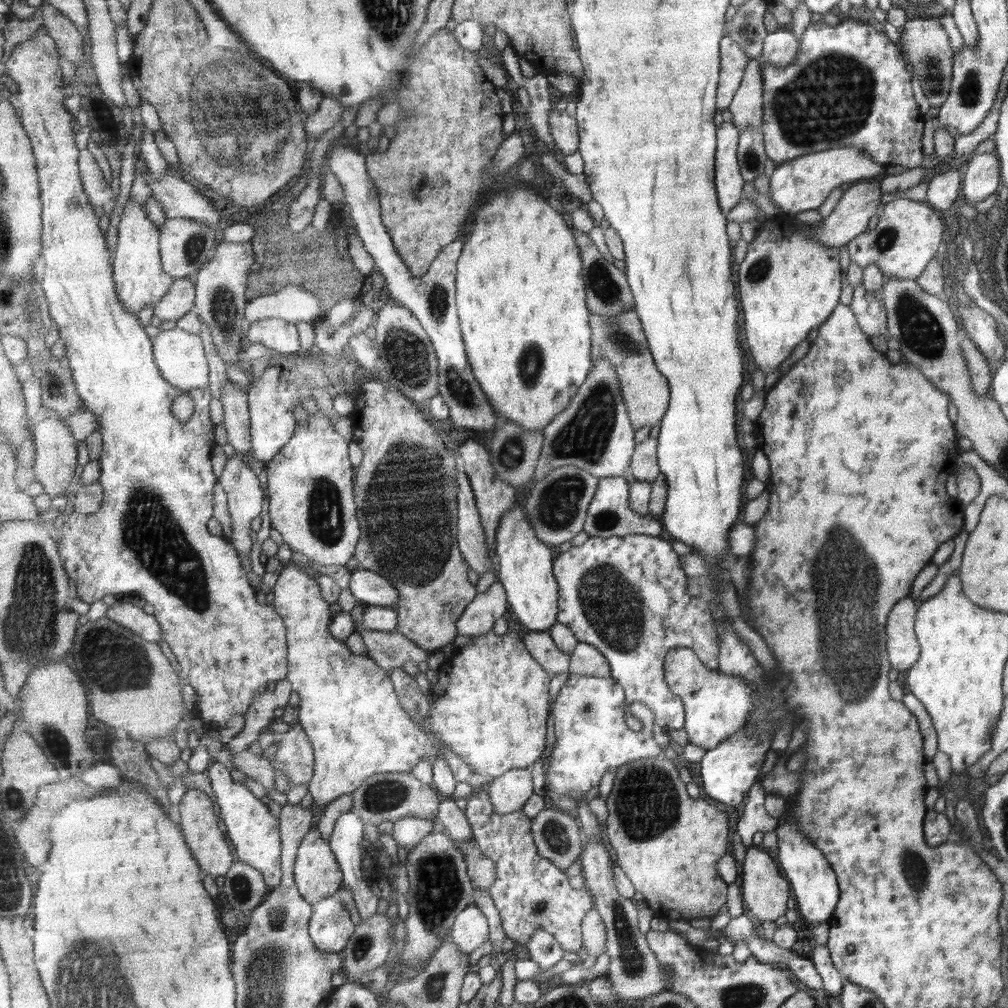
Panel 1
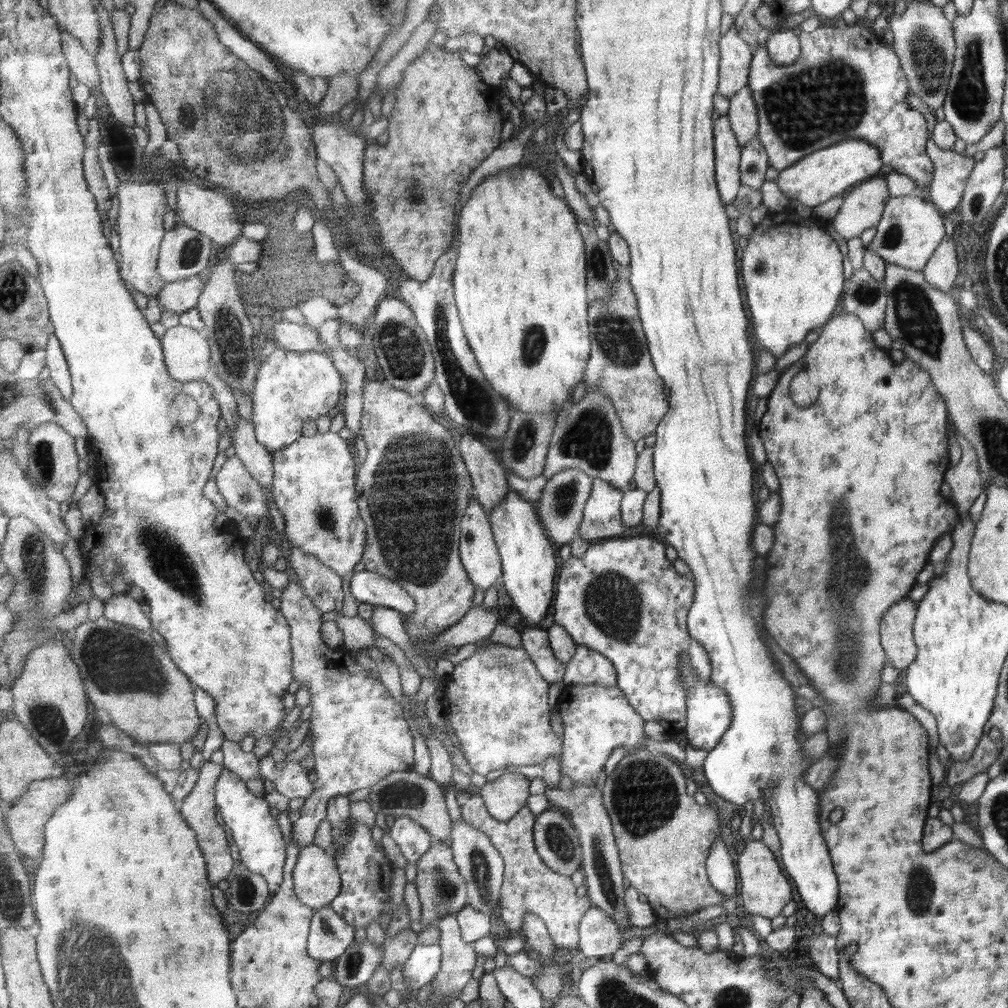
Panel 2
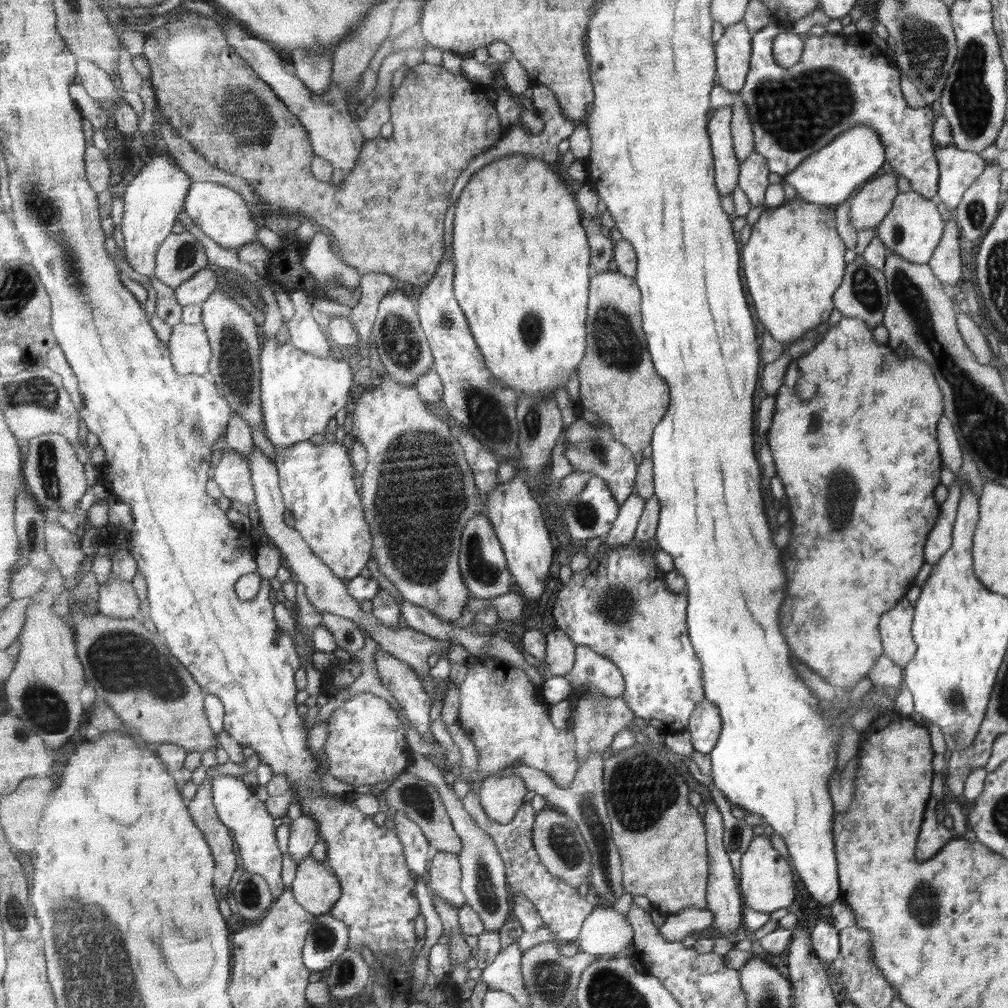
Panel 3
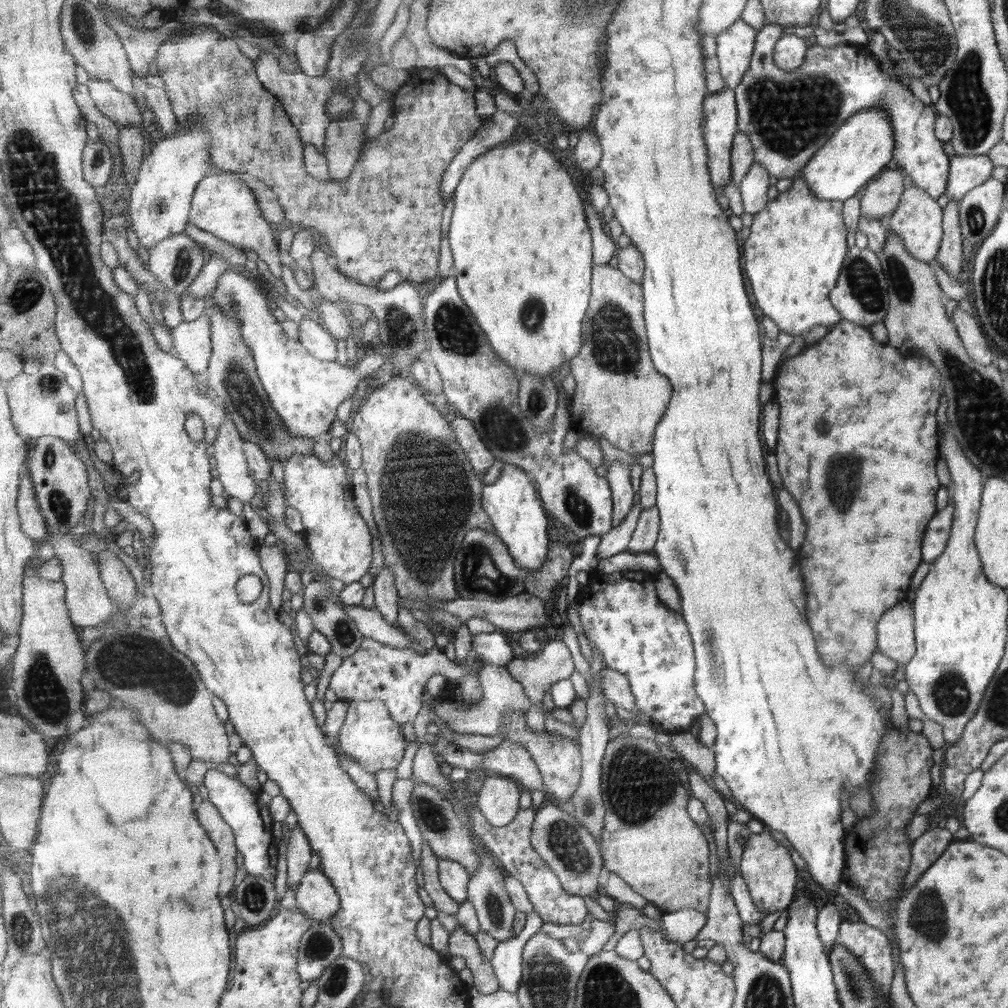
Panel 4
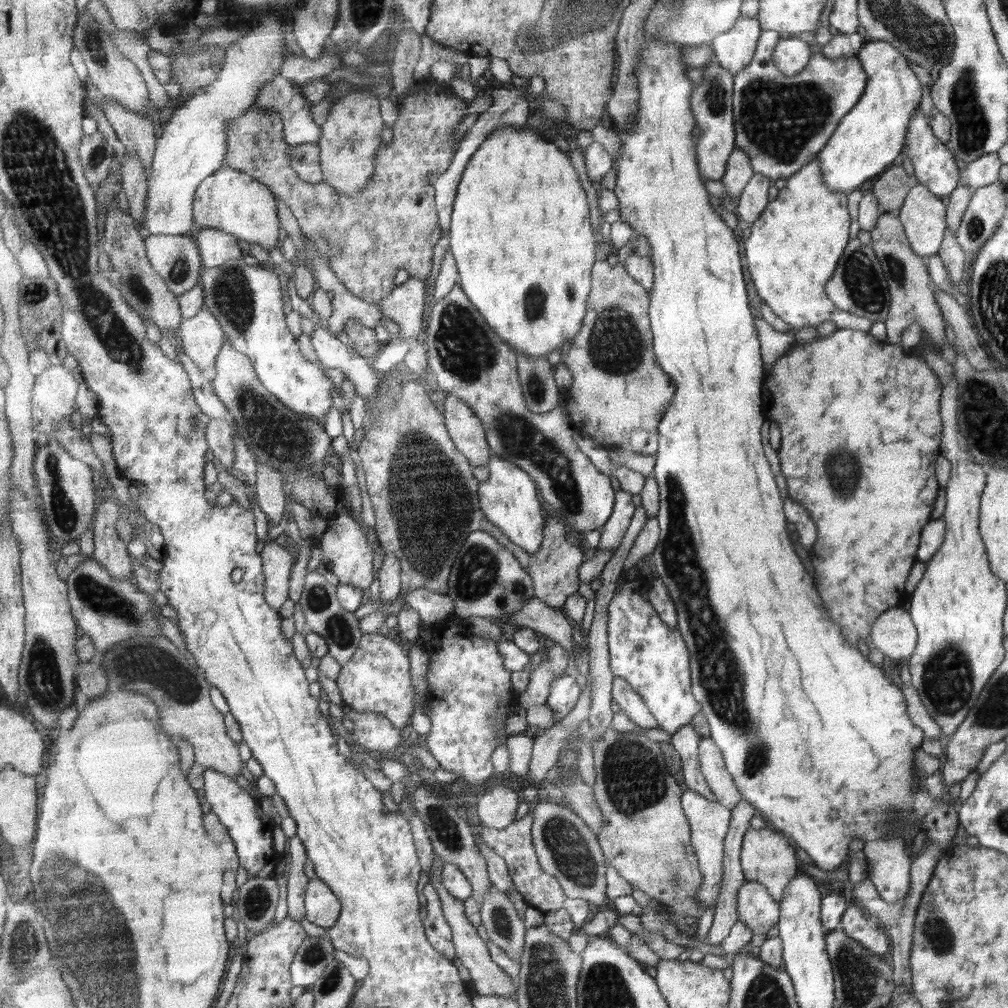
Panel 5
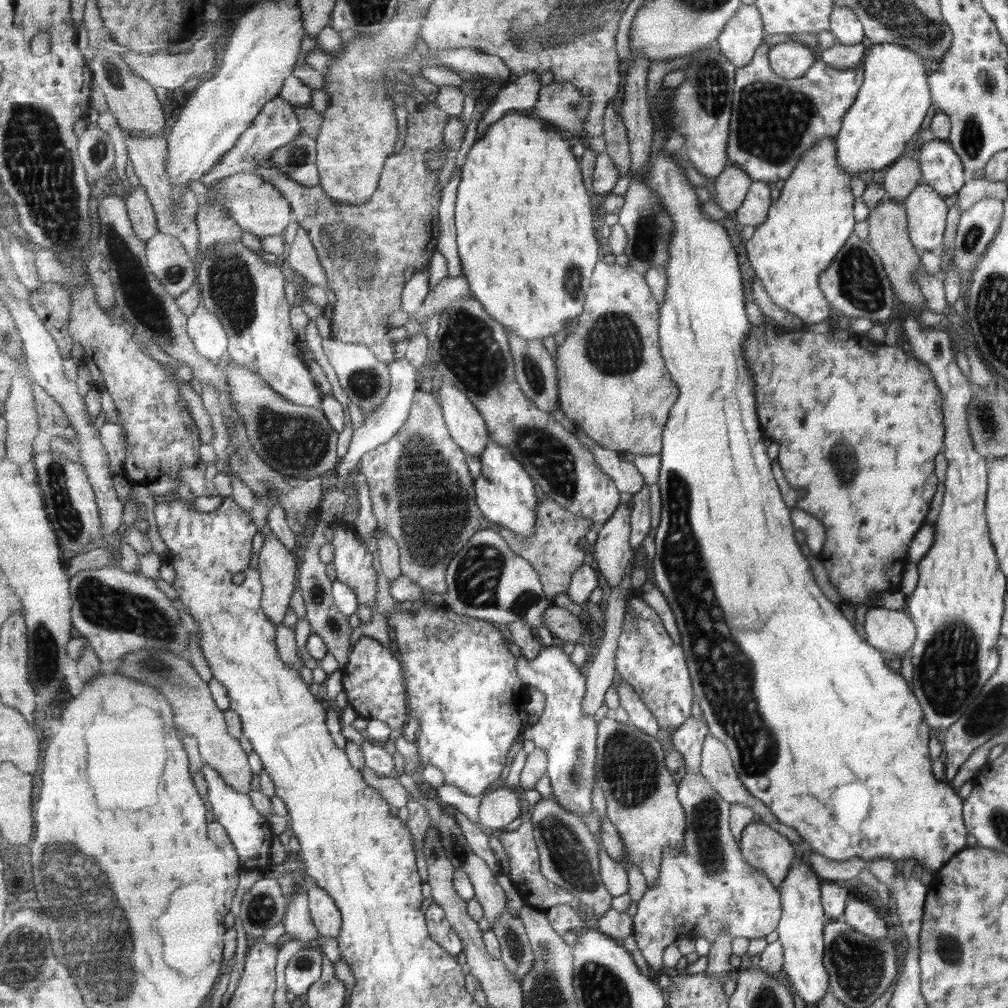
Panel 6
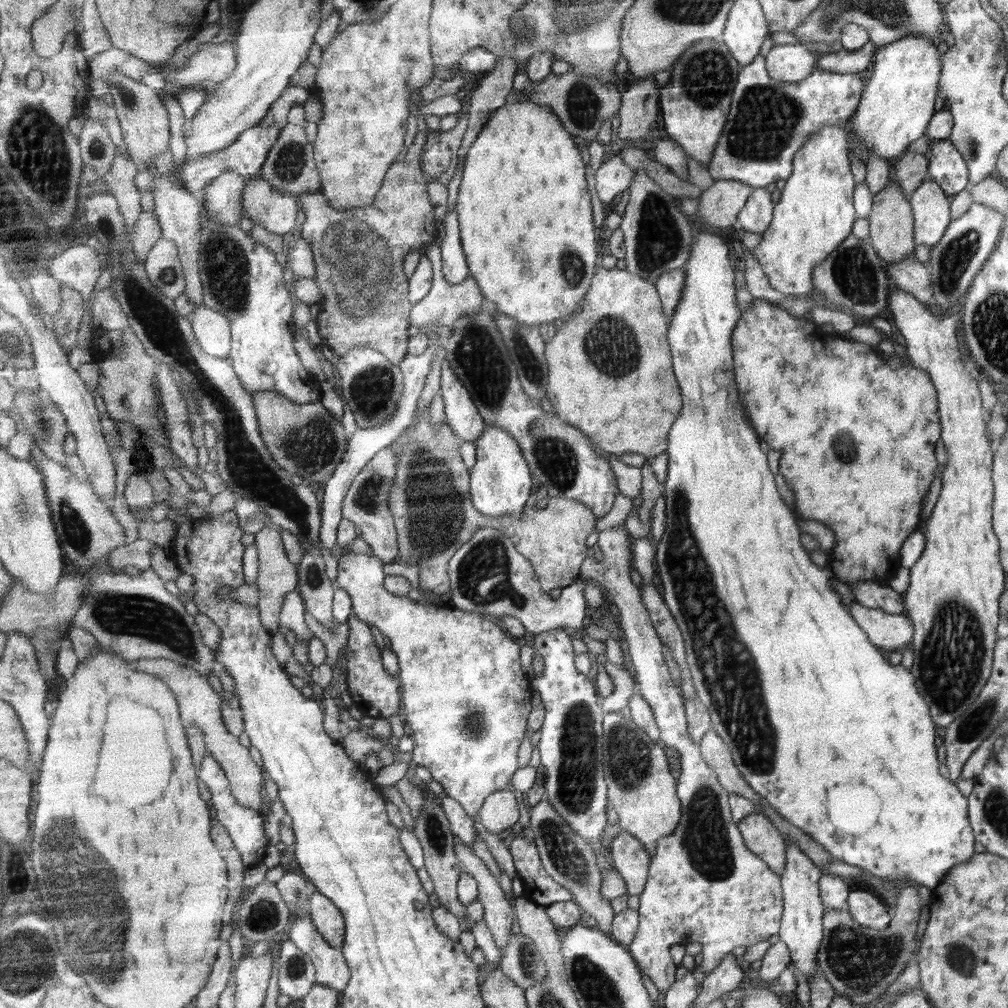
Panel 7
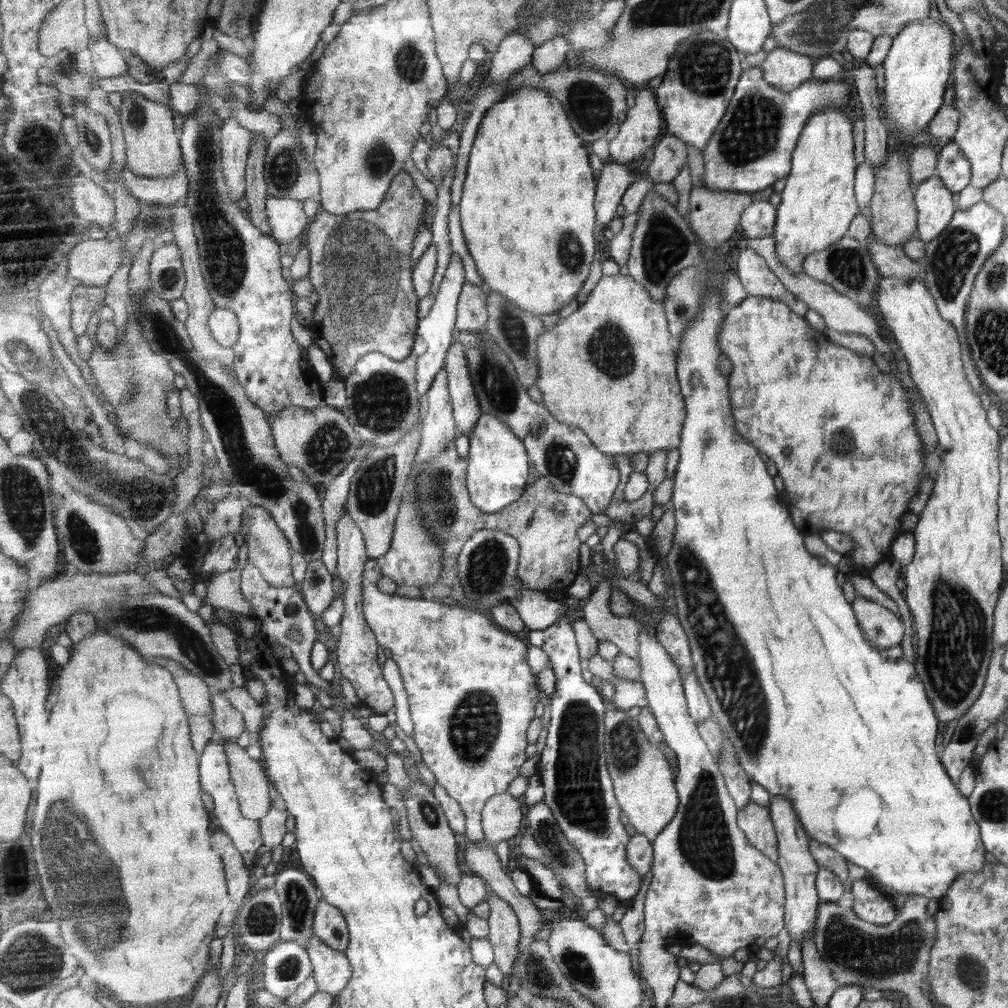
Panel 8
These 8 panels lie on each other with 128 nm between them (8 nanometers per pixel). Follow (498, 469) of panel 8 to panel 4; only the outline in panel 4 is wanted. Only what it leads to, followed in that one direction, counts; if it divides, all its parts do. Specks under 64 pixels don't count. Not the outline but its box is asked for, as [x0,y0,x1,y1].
[483,463,549,573]

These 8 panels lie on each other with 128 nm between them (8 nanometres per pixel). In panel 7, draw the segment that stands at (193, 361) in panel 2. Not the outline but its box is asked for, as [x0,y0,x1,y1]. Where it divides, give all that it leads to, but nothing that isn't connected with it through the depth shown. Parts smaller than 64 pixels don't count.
[191,305,231,360]

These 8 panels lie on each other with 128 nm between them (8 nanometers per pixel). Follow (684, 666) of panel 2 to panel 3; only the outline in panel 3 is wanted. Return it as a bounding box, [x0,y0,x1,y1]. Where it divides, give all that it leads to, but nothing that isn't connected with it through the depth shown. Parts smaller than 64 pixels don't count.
[687,697,722,754]

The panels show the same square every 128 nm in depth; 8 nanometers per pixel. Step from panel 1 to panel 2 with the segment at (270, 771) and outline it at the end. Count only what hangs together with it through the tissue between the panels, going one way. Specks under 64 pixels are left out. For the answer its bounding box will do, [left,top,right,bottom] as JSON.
[222,740,261,782]

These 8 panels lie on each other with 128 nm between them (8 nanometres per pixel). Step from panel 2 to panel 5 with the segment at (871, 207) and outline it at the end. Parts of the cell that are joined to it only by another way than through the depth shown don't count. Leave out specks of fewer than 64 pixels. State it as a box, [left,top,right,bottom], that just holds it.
[870,164,910,213]

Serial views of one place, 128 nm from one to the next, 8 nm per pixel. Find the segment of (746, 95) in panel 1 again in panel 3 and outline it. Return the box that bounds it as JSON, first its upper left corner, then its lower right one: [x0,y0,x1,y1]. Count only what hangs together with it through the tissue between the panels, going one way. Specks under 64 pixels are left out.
[730,96,754,165]

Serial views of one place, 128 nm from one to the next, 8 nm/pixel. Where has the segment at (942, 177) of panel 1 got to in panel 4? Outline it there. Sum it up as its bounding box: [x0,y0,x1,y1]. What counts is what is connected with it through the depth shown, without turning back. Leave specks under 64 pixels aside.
[944,151,992,202]

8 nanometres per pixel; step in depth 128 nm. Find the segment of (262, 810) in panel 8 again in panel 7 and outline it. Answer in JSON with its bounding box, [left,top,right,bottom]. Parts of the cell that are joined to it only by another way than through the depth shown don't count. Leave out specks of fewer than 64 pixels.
[134,658,266,812]

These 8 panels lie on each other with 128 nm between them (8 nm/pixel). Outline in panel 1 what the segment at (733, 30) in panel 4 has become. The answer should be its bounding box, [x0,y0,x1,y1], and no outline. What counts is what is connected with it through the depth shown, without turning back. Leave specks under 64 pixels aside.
[719,35,749,108]

